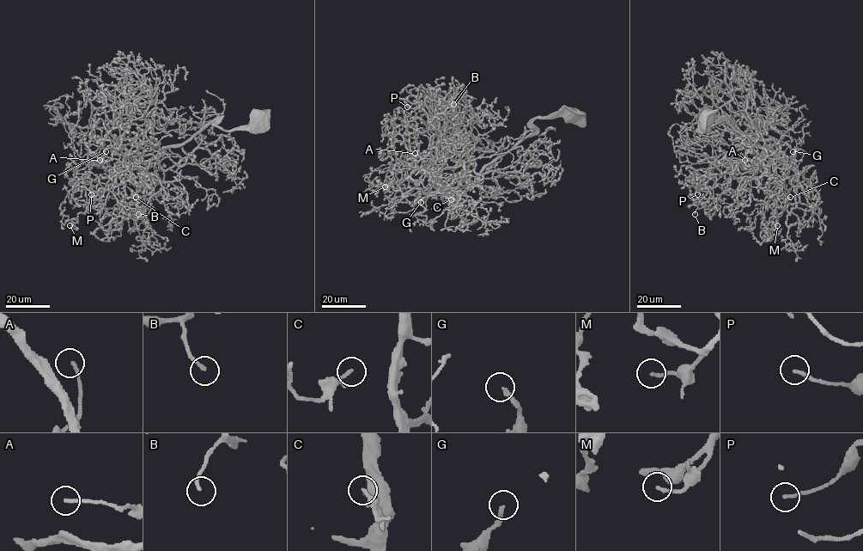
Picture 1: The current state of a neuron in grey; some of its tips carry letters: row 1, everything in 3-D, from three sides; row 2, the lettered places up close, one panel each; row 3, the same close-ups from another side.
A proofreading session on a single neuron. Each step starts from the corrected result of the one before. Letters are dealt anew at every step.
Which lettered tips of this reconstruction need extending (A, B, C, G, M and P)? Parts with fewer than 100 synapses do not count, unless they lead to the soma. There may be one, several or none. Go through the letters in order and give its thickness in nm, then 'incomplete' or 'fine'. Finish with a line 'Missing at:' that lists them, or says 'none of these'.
A: calibre 160 nm; fine
B: calibre 170 nm; fine
C: calibre 100 nm; fine
G: calibre 200 nm; incomplete
M: calibre 160 nm; fine
P: calibre 150 nm; fine
Missing at: G

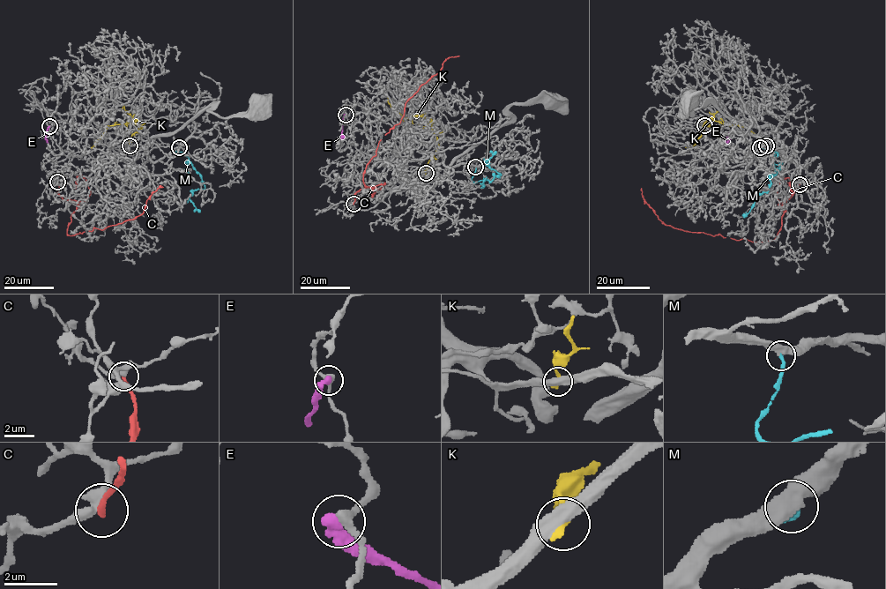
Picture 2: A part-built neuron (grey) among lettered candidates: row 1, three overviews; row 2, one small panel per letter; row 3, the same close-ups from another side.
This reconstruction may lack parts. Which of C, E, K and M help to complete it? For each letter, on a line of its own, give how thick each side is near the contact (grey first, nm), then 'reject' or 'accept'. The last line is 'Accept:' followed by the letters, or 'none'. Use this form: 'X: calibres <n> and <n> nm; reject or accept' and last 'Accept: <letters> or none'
C: calibres 420 and 220 nm; reject
E: calibres 320 and 480 nm; reject
K: calibres 480 and 240 nm; reject
M: calibres 500 and 240 nm; accept
Accept: M

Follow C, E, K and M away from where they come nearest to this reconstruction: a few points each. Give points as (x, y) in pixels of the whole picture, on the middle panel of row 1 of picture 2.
C: (353, 204), (360, 190), (373, 189), (363, 182), (366, 165), (400, 122), (405, 102), (447, 59), (459, 55)
E: (346, 115), (342, 131), (344, 137)
K: (426, 173), (428, 162), (438, 145), (431, 120), (418, 115), (405, 118), (390, 105), (387, 97)
M: (475, 167), (473, 182), (490, 181), (498, 176), (501, 174), (486, 162), (496, 151)

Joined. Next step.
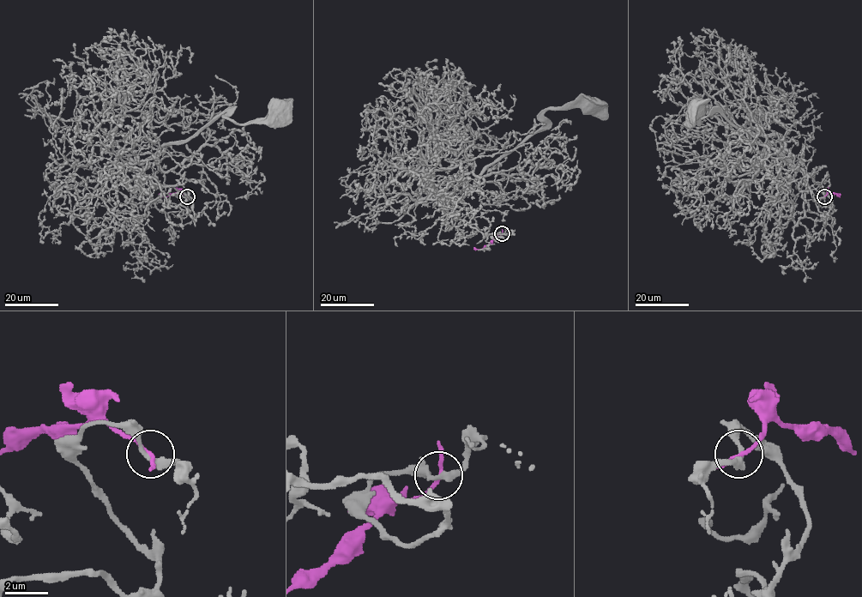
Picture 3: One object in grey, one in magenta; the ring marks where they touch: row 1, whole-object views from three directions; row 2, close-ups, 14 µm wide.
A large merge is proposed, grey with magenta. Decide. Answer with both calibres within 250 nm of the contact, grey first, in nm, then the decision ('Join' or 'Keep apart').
Thickness 300 nm (grey) against 150 nm. Keep apart

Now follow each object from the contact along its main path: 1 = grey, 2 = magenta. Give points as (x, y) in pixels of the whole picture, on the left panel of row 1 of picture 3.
1: (186, 196), (188, 213), (161, 212), (117, 155), (144, 163), (225, 111), (250, 123), (275, 110)
2: (187, 196), (179, 192), (165, 196), (158, 193)

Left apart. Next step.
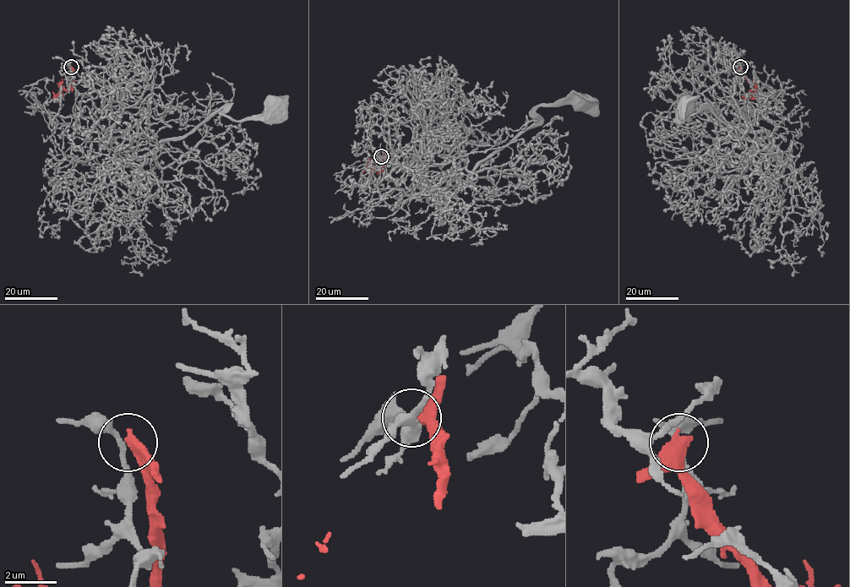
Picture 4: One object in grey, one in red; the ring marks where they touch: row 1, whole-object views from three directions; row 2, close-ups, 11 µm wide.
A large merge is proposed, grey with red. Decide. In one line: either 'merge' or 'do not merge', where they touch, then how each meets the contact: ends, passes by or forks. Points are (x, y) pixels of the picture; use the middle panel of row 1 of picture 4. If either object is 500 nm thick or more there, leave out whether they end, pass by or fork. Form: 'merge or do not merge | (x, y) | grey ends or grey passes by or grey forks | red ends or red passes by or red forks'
do not merge | (381, 156)

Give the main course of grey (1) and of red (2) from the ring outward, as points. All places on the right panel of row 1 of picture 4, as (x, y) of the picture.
1: (739, 67), (735, 90), (752, 93), (764, 116), (750, 130), (779, 160), (707, 108), (688, 120), (684, 106)
2: (739, 67), (743, 75), (754, 89), (751, 91), (753, 96), (746, 97), (743, 103)

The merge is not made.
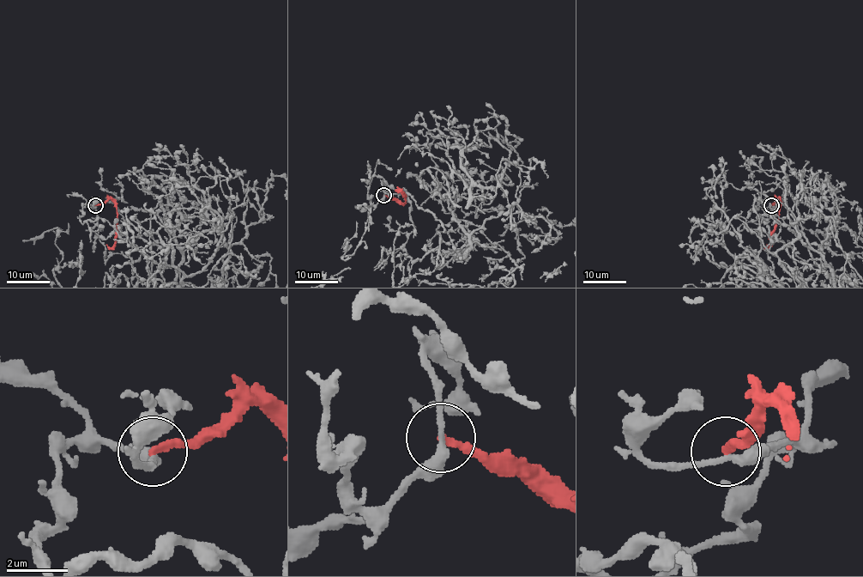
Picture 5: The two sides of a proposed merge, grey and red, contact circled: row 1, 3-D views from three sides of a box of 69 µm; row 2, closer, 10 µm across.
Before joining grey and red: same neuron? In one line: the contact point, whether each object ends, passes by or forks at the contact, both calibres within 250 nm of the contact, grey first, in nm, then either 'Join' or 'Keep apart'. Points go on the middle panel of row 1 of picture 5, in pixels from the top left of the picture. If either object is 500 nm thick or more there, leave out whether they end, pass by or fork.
Place: (383, 195). At the ring grey passes by. At the ring red ends. Thickness 260 nm (grey) against 200 nm. Keep apart

